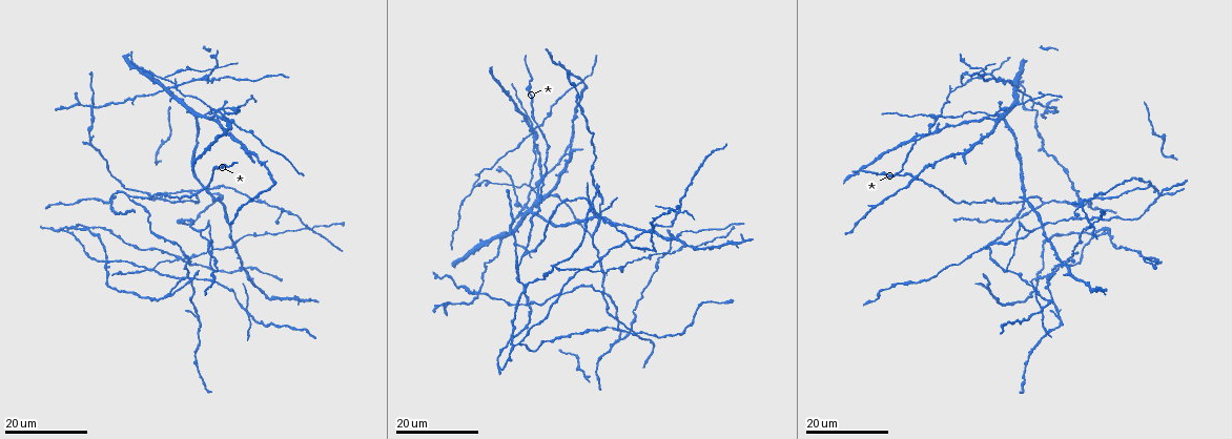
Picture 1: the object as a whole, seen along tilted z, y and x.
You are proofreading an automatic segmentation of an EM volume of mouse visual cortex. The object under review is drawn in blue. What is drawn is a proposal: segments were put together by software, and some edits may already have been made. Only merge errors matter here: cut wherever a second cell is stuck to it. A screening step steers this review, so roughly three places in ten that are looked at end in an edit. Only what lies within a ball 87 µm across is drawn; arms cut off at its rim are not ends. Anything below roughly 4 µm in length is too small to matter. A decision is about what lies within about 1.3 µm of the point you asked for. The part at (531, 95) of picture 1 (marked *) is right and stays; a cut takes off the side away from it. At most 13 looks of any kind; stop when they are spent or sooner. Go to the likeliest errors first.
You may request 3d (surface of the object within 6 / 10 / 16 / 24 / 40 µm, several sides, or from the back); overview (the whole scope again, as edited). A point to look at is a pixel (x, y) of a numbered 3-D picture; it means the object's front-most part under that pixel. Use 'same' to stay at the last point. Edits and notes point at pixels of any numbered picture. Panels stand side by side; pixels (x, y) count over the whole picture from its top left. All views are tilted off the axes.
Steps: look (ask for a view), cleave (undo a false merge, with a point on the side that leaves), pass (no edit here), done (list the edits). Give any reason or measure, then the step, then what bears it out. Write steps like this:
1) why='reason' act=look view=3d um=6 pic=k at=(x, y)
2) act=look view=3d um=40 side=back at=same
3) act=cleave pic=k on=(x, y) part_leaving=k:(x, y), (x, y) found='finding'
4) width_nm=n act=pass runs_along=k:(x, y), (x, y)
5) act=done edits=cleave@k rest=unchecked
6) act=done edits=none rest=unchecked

why='small branch off a trunk' act=look view=3d um=16 pic=1 at=(591, 207)

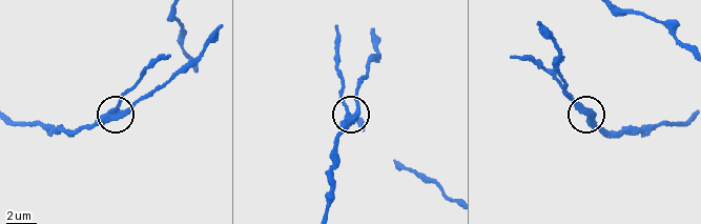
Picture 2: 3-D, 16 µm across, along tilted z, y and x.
act=look view=3d um=10 pic=2 at=(353, 114)

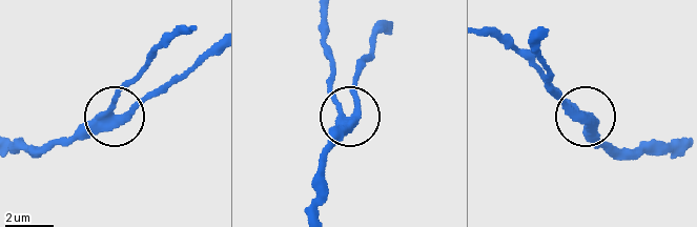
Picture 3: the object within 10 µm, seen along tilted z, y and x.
arms=3 act=pass runs_along=3:(315, 212), (323, 194), (325, 159), (346, 119), (328, 75) found='all the same cell'

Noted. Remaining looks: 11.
act=look view=3d um=16 pic=1 at=(210, 224)

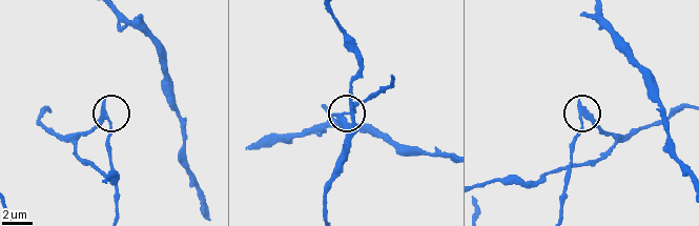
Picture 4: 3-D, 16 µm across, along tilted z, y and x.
act=look view=3d um=6 pic=4 at=(581, 115)

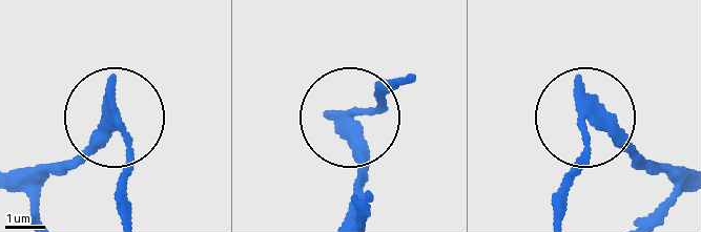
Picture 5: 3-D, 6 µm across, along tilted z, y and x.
arms=3 act=cleave pic=5 on=(123, 184) found='a second cell is stuck on'

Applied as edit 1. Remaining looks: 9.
why='four or more arms meet' act=look view=3d um=16 pic=1 at=(522, 208)

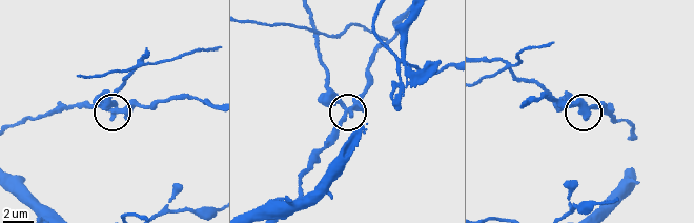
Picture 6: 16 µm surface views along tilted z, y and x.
why='closer look' act=look view=3d um=6 pic=6 at=(118, 109)

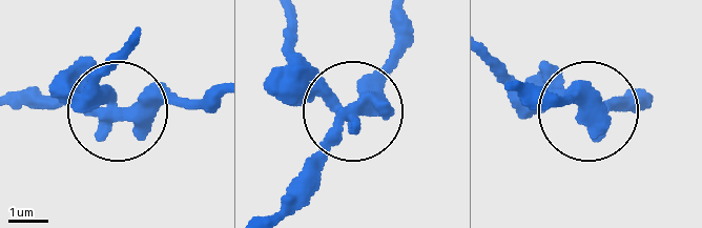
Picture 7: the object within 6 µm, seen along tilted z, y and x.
side_arm_um=23 act=cleave pic=7 on=(105, 86) part_leaving=7:(109, 114), (98, 76), (127, 50) found='two cells meet here'

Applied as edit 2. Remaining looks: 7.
why='two arms in line, one across' act=look view=3d um=16 pic=1 at=(526, 252)

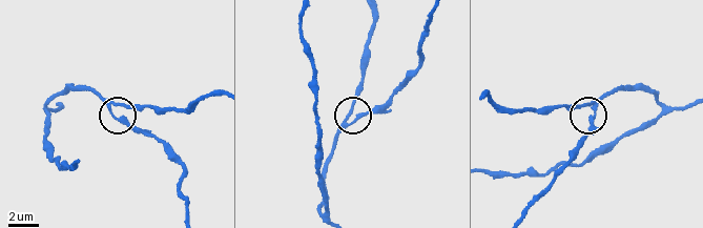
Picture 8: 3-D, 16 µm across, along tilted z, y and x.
act=look view=3d um=6 pic=8 at=(595, 108)

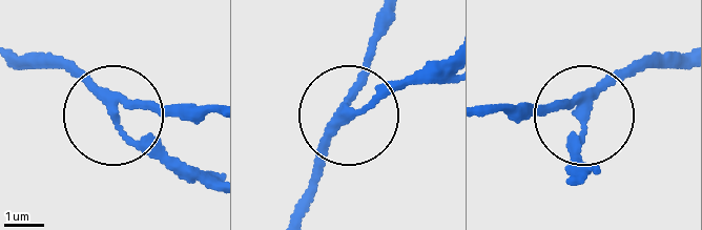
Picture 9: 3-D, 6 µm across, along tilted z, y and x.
width_nm=200 act=pass found='all the same cell'

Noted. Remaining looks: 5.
why='three arms meet' act=look view=3d um=24 pic=1 at=(517, 345)

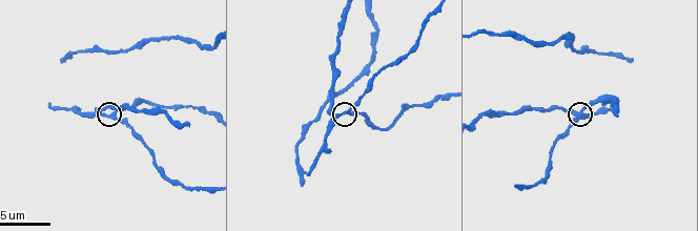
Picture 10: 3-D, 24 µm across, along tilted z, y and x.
act=look view=3d um=10 pic=10 at=(115, 115)

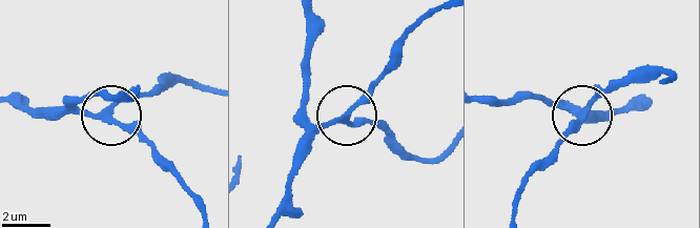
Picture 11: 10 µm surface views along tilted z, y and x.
side_arm_um=65 act=pass runs_along=11:(431, 15), (362, 102), (300, 141) found='continuous, no second cell'

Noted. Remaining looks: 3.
why='branch point' act=look view=3d um=16 pic=1 at=(146, 269)

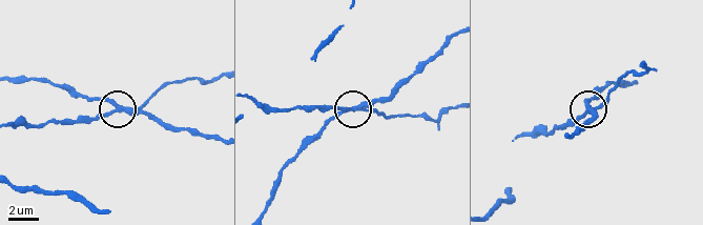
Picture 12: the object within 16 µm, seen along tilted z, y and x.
act=look view=3d um=10 pic=12 at=(116, 109)

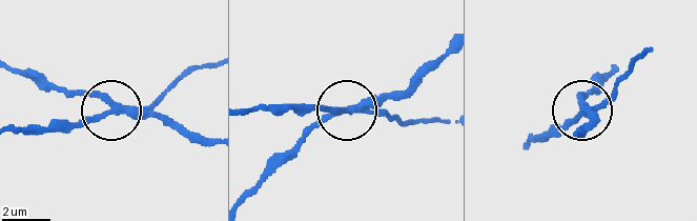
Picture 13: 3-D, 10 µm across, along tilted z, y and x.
arms=3 act=cleave pic=13 on=(89, 120) part_leaving=13:(125, 112), (155, 106), (190, 72), (211, 68) found='a second cell is stuck on'

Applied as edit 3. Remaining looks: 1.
act=done edits=cleave@5,cleave@7,cleave@13 rest=unchecked

